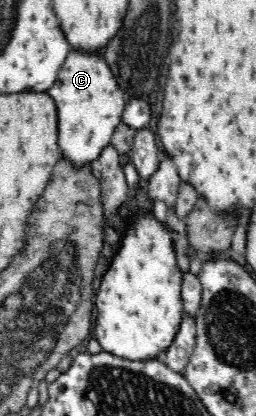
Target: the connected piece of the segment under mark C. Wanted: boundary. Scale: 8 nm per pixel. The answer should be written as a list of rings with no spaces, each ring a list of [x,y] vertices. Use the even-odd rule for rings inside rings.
[[[69,53],[48,96],[56,112],[60,160],[70,166],[72,172],[89,172],[91,164],[97,162],[111,144],[126,109],[122,90],[115,84],[104,57]]]

